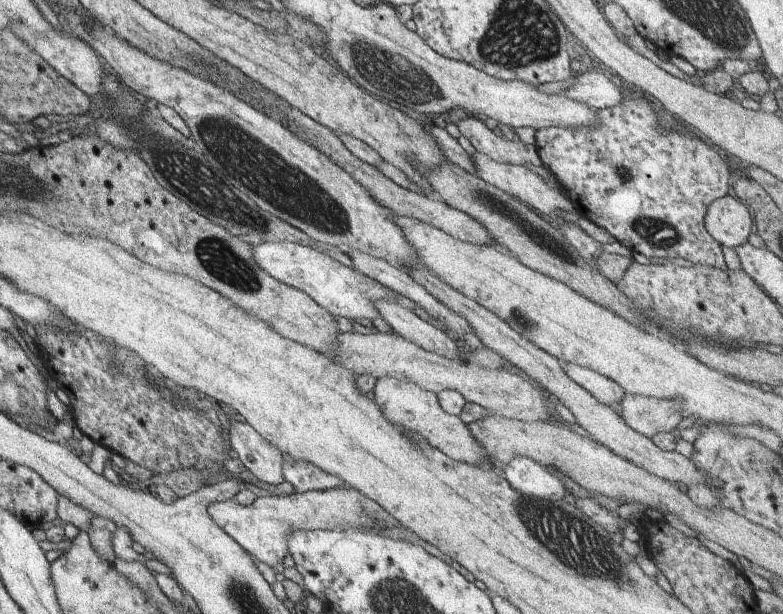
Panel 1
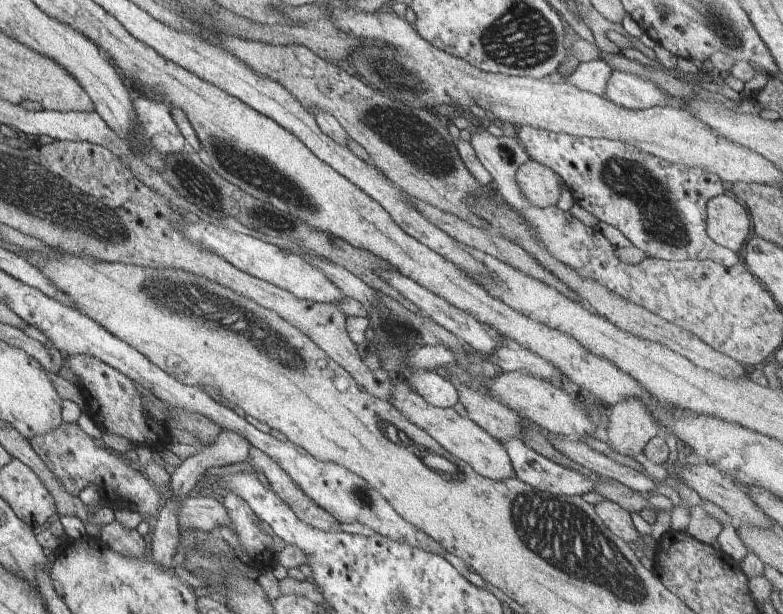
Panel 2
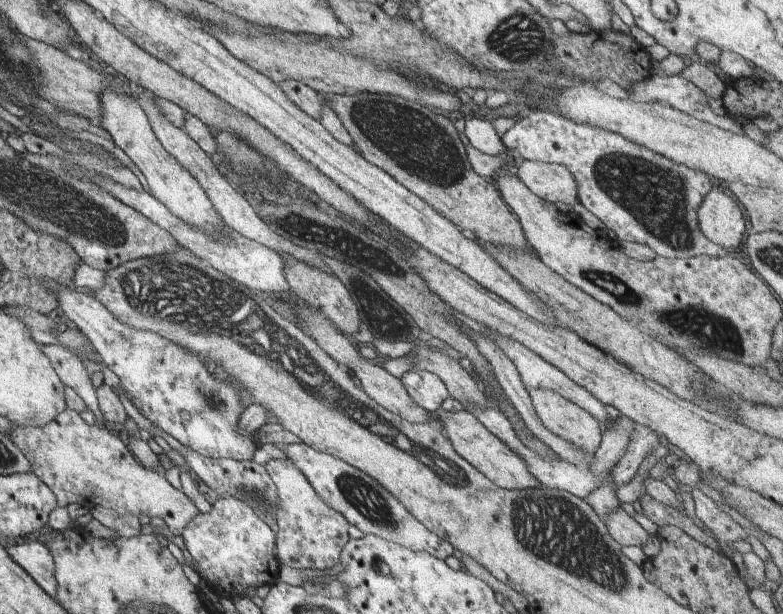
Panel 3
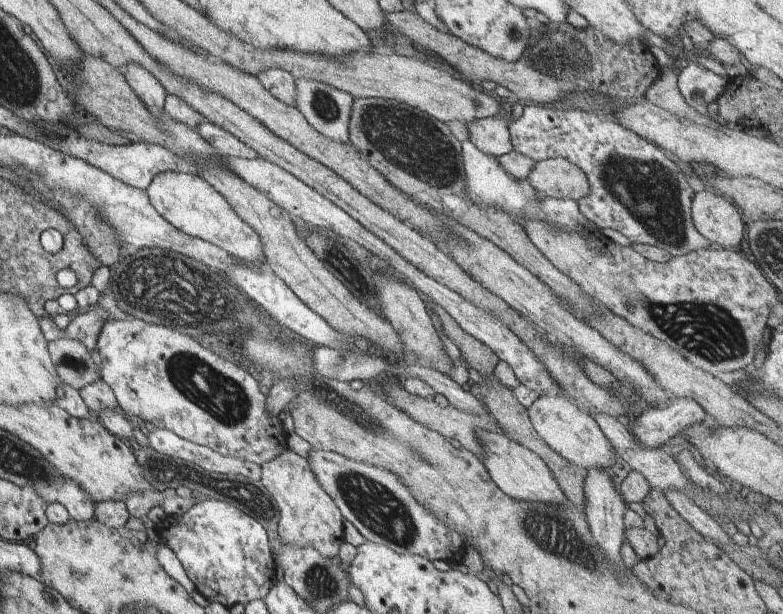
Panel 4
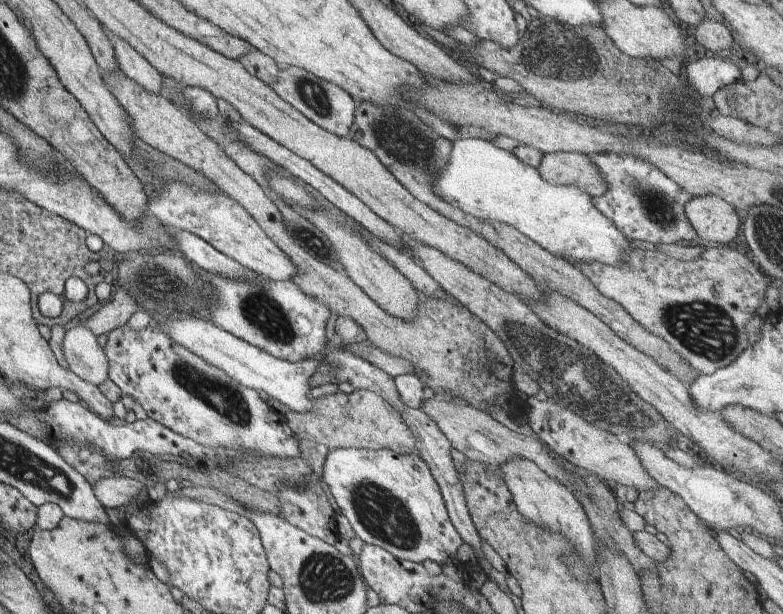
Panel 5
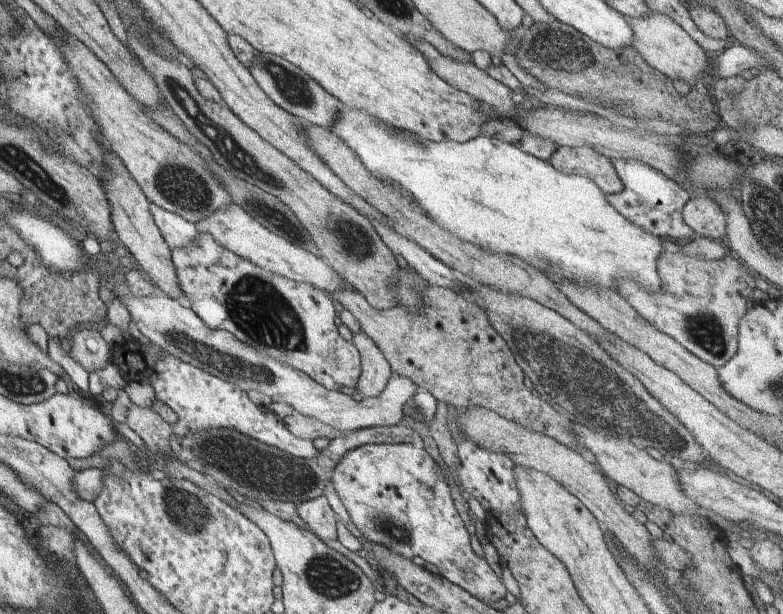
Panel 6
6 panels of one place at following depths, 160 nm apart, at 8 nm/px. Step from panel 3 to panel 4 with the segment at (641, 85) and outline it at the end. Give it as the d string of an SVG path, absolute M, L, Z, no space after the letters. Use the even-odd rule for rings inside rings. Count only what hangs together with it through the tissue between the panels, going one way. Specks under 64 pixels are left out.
M684 62L677 76L677 86L684 100L702 114L708 113L708 105L717 101L722 89L727 85L727 76L720 76L708 68L694 62Z

